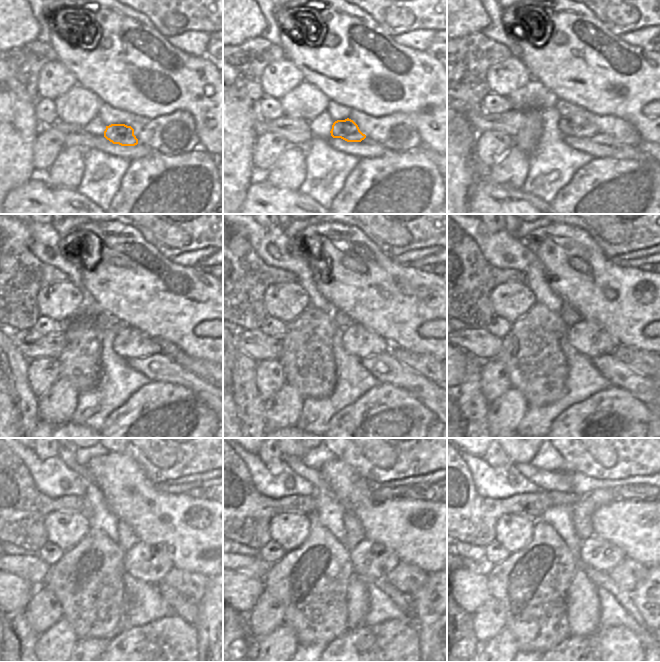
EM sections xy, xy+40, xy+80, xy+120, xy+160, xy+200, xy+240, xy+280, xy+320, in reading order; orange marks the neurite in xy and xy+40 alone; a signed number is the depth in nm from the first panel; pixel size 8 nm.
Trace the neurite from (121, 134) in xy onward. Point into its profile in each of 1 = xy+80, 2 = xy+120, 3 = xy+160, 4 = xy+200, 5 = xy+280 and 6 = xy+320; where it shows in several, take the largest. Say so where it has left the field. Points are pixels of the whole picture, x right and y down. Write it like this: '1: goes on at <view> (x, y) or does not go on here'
1: goes on at xy+80 (577, 126)
2: goes on at xy+120 (130, 343)
3: goes on at xy+160 (357, 340)
4: goes on at xy+200 (591, 340)
5: goes on at xy+280 (372, 561)
6: goes on at xy+320 (597, 553)

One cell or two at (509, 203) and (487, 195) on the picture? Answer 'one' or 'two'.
one

